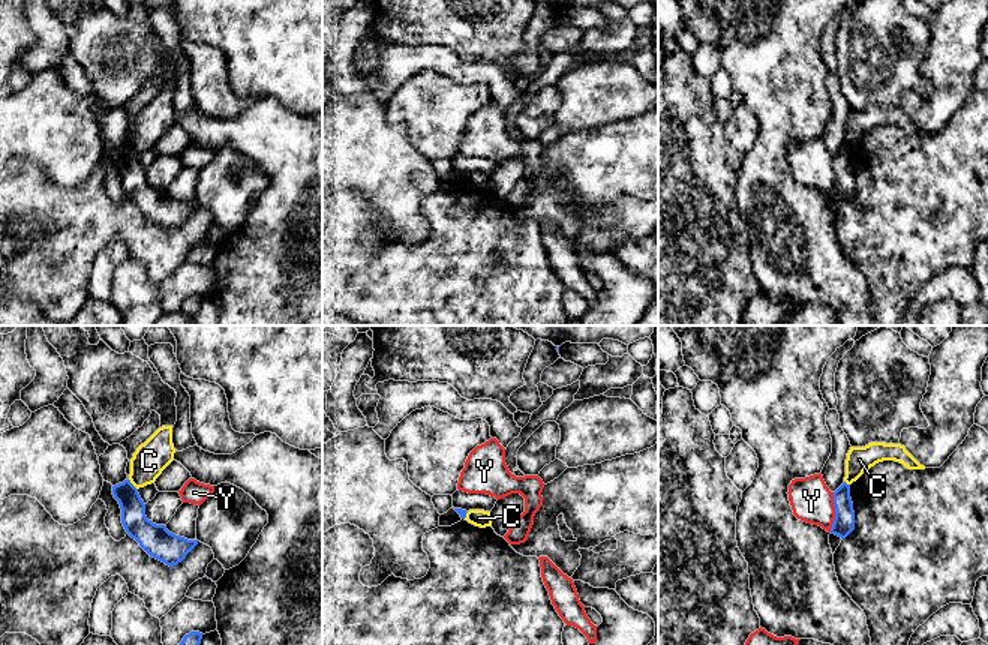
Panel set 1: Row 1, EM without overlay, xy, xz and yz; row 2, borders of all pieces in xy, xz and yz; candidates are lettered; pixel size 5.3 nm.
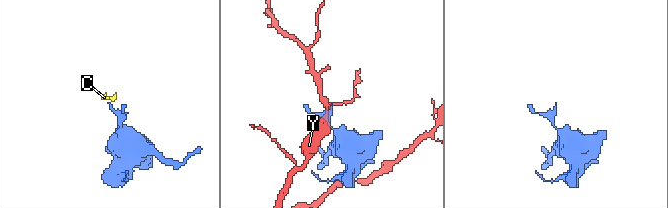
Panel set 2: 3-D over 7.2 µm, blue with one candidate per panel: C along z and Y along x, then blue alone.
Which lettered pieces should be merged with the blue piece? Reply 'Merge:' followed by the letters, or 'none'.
Merge: none

